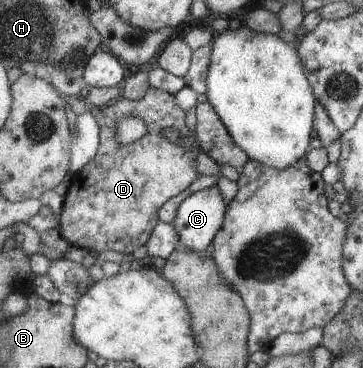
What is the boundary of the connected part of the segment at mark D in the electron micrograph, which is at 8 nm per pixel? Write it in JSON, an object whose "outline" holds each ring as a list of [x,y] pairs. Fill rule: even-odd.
{"outline":[[[149,87],[146,94],[135,101],[119,95],[107,105],[96,110],[94,120],[99,126],[99,143],[96,154],[77,173],[69,176],[56,228],[68,246],[82,247],[95,253],[114,251],[123,255],[131,254],[151,237],[153,226],[159,221],[157,219],[158,209],[170,197],[188,190],[189,184],[196,180],[196,162],[194,162],[196,156],[190,152],[194,146],[198,149],[195,132],[190,131],[184,124],[184,112],[175,101],[174,95],[154,87]],[[130,115],[141,118],[145,122],[147,131],[138,140],[122,146],[116,142],[114,127],[120,118]],[[168,127],[178,130],[180,144],[173,144],[160,136],[160,131]]]}

